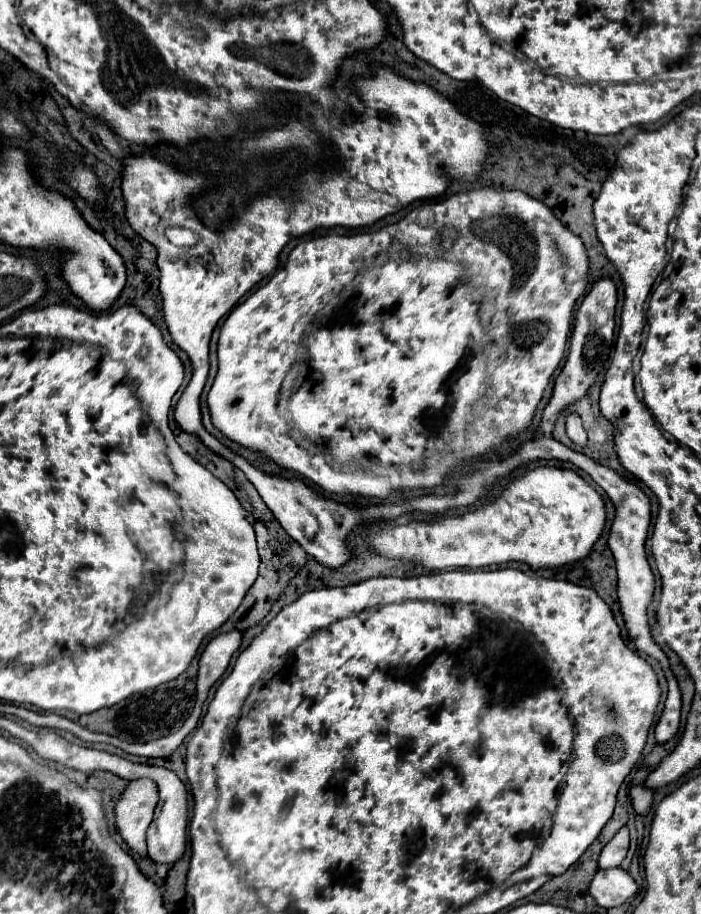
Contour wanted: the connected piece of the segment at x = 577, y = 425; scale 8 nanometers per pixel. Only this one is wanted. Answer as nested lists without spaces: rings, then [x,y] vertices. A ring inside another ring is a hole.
[[[569,415],[567,417],[567,435],[579,447],[583,447],[587,443],[587,433],[583,429],[583,423],[581,423],[579,415]]]

